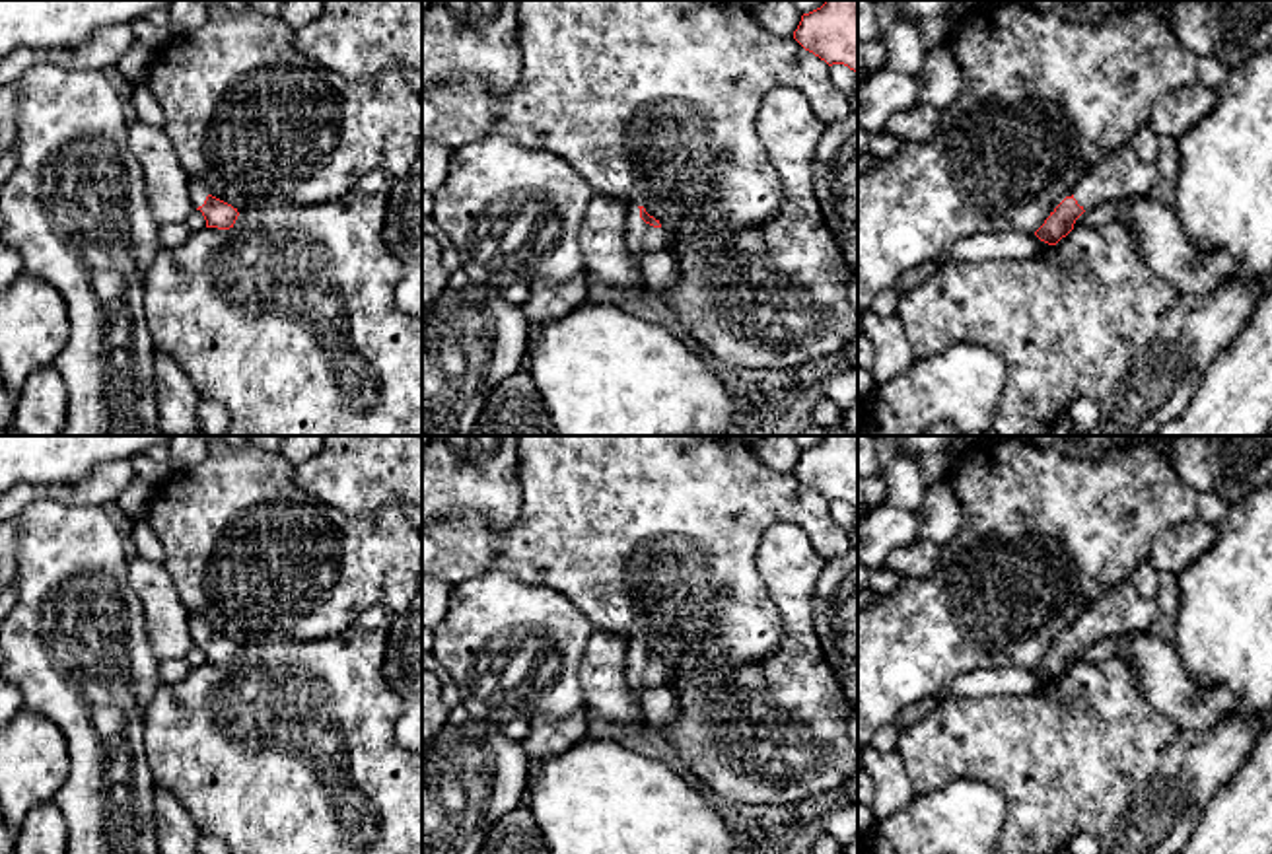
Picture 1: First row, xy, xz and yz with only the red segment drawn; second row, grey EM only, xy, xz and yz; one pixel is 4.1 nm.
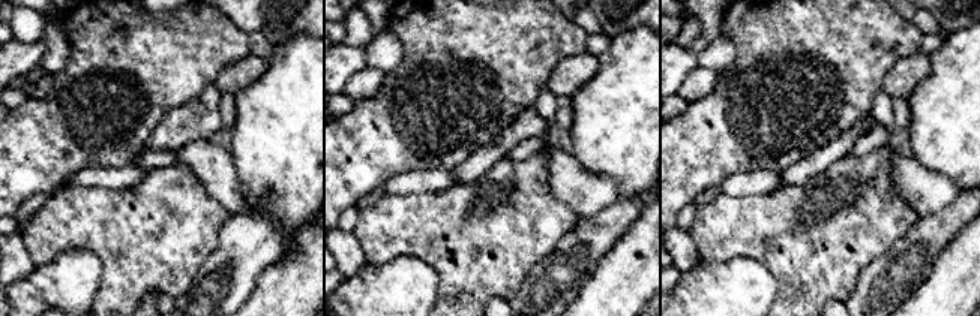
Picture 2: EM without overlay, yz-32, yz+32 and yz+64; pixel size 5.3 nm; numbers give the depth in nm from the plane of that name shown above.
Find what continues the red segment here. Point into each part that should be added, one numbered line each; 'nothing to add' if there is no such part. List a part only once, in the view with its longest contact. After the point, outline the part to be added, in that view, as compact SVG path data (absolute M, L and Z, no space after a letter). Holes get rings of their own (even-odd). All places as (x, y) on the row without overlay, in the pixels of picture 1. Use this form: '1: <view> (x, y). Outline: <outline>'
1: xz (640, 674). Outline: M638 642L626 646L626 667L624 677L630 693L640 700L648 689L665 687L665 667L654 663L640 654Z

